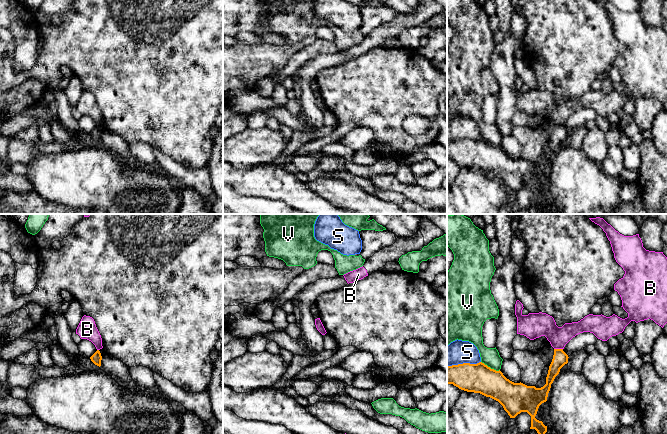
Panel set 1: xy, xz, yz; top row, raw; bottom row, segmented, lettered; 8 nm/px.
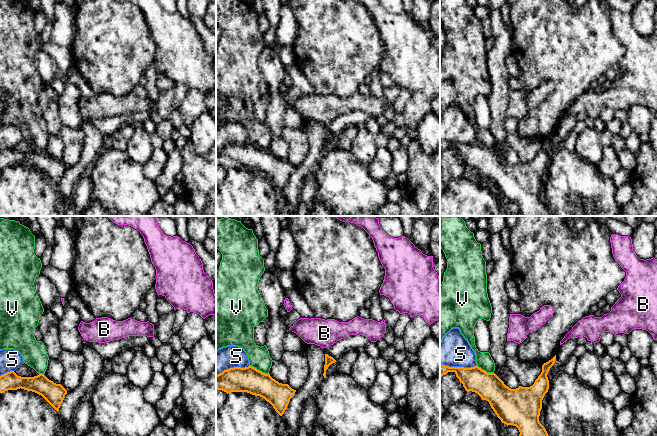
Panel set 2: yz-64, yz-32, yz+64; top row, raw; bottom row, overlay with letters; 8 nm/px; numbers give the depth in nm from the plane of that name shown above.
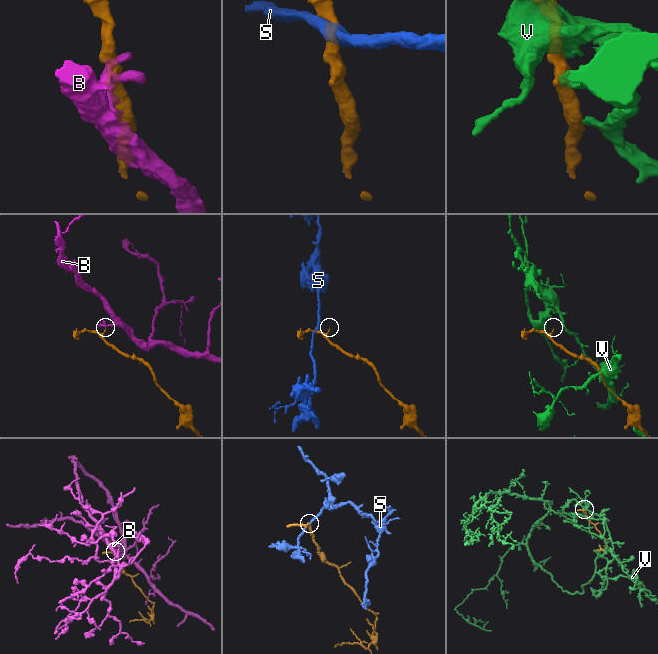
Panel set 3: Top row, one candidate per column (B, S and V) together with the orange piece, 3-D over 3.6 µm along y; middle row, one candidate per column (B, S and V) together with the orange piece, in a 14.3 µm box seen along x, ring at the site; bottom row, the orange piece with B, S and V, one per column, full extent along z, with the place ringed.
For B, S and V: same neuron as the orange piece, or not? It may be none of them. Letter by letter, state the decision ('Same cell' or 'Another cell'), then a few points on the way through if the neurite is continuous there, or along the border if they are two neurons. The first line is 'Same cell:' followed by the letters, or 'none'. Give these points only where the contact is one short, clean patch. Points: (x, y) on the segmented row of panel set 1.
Same cell: none
B: Another cell. Boundary: yz (554, 348), (562, 349)
S: Another cell
V: Another cell

